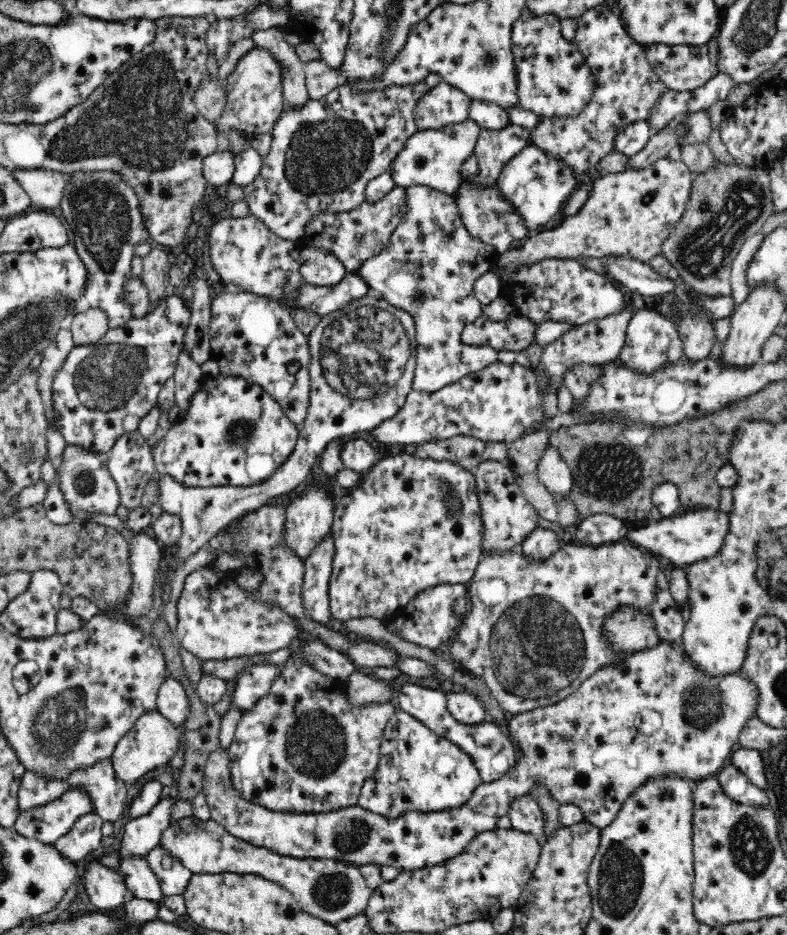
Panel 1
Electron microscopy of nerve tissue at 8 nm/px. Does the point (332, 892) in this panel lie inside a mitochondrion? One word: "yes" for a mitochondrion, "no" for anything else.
yes

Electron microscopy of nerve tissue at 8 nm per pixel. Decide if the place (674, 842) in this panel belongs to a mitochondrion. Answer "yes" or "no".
no

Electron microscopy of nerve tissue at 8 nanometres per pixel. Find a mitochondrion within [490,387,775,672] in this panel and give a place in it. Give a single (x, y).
(610, 472)

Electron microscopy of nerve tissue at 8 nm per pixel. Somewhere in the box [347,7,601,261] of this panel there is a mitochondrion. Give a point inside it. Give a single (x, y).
(488, 55)

